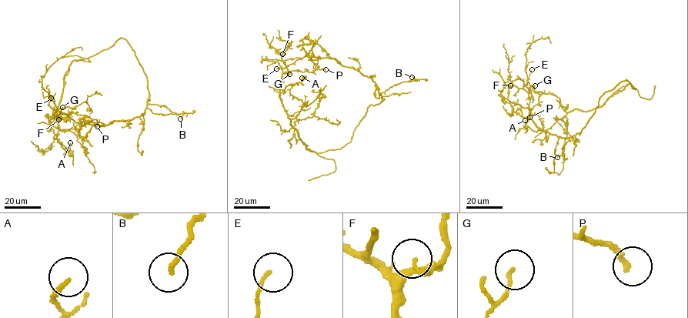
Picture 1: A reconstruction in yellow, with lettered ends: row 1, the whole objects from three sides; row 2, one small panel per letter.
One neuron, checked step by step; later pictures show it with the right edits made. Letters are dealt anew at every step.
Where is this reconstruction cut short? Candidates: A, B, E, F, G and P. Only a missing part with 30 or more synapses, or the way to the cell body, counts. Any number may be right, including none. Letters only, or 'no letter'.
no letter

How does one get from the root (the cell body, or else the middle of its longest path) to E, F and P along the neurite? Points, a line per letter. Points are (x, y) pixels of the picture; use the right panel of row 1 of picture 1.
E: (562, 108), (556, 95), (534, 90), (527, 80), (532, 69)
F: (562, 108), (560, 99), (551, 94), (536, 92), (532, 86), (527, 92), (510, 85)
P: (562, 108), (556, 95), (536, 92), (530, 86), (527, 92), (529, 117)

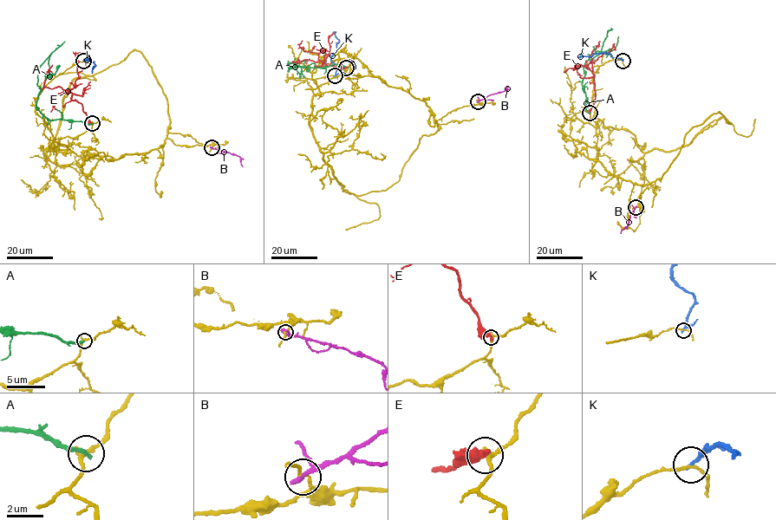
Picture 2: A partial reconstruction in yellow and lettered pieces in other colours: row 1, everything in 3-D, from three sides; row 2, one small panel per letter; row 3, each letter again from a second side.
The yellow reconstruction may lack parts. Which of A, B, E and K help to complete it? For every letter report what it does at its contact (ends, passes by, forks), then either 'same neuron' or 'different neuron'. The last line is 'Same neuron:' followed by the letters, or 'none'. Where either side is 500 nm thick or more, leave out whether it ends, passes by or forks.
A: it ends; different neuron
B: it passes by; different neuron
E: it ends; different neuron
K: it passes by; different neuron
Same neuron: none

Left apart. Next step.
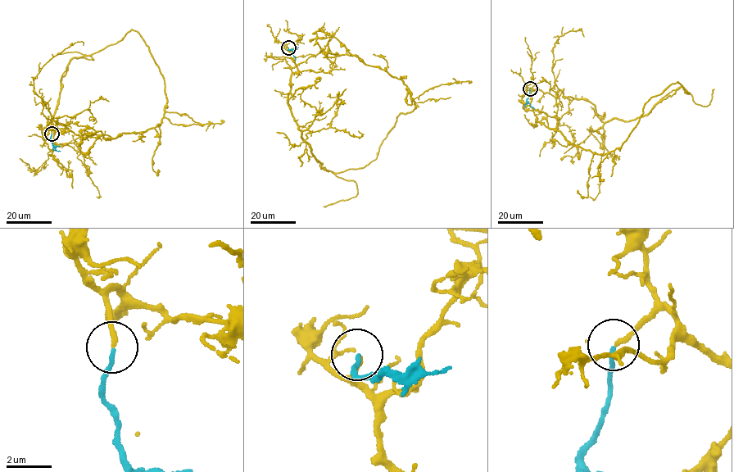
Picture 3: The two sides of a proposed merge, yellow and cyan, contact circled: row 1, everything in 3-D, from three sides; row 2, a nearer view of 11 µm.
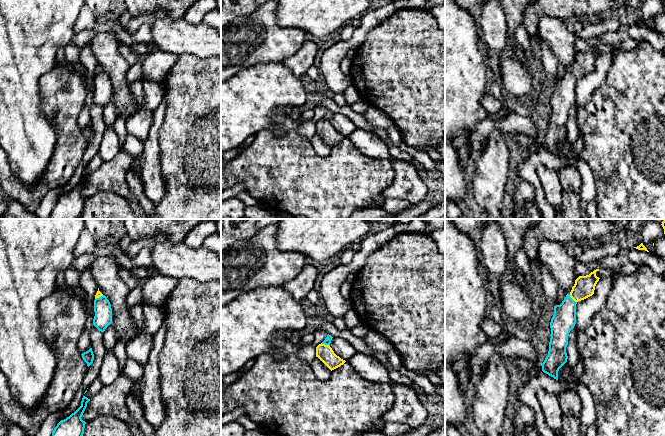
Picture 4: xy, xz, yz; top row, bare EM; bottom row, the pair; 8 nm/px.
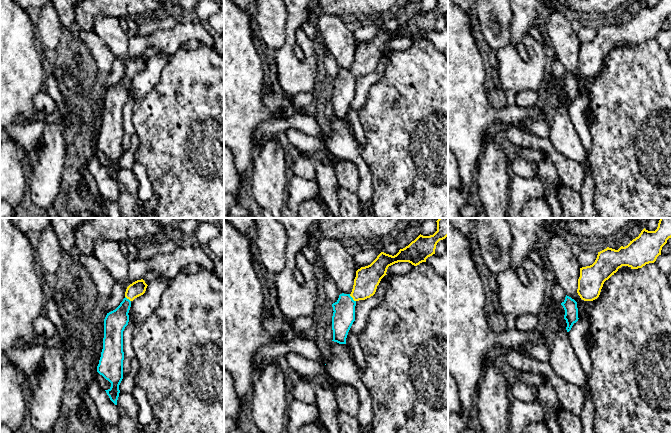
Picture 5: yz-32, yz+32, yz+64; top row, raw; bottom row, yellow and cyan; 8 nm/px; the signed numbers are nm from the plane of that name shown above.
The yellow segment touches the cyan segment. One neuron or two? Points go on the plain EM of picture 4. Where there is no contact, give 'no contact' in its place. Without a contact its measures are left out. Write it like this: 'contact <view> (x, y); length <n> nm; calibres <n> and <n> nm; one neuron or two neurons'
contact yz (572, 74); length 90 nm; calibres 170 and 190 nm; one neuron

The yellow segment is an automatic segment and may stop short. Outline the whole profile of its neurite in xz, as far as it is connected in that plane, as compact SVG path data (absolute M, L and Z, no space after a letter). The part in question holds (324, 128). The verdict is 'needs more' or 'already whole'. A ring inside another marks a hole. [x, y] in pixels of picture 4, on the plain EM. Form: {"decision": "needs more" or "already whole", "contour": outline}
{"decision": "needs more", "contour": "M327 111L325 116L316 123L316 133L318 133L331 147L343 141L346 137L337 132L330 119L331 111Z"}

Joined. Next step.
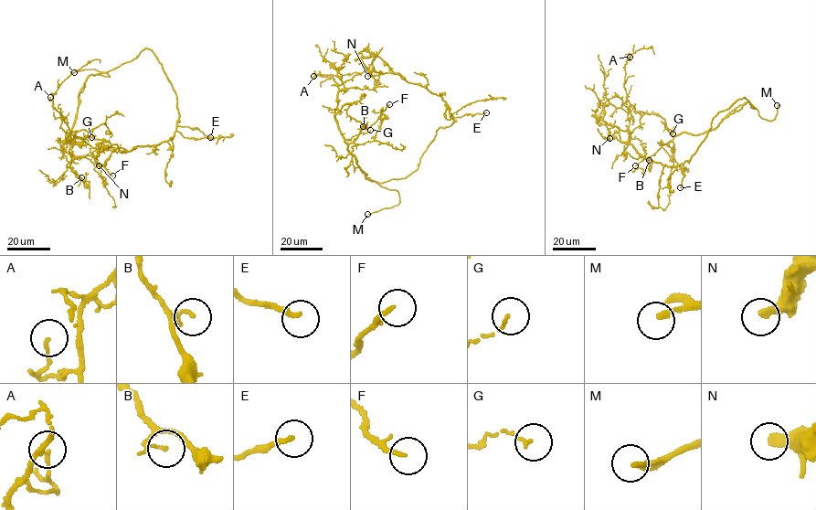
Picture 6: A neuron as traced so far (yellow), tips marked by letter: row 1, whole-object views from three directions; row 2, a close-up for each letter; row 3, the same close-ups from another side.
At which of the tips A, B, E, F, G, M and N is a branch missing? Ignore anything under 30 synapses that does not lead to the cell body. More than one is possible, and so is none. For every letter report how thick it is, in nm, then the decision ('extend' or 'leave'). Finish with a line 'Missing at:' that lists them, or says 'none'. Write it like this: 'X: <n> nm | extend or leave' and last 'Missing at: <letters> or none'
A: 110 nm | leave
B: 80 nm | leave
E: 200 nm | leave
F: 150 nm | extend
G: 100 nm | leave
M: 180 nm | extend
N: 400 nm | leave
Missing at: F, M

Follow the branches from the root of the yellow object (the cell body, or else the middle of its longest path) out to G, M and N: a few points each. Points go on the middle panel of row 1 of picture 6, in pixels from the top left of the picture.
G: (344, 138), (349, 140), (370, 130)
M: (344, 138), (347, 150), (354, 155), (360, 170), (364, 171), (364, 176), (398, 193), (398, 204), (367, 214)
N: (344, 138), (335, 121), (336, 95), (345, 88), (374, 89), (381, 72), (372, 70), (367, 76)

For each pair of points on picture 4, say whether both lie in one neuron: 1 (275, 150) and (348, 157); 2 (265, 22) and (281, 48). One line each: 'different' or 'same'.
1: same
2: same

